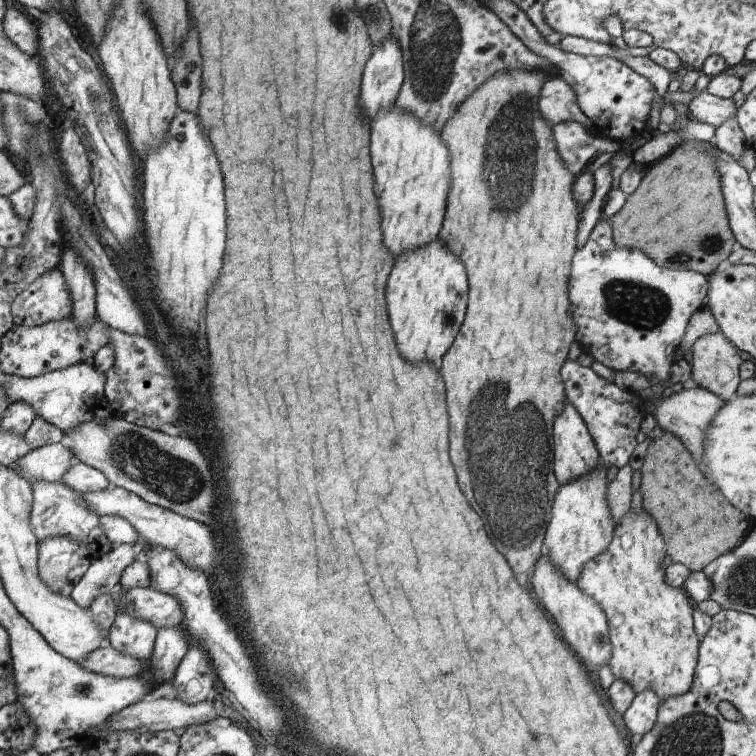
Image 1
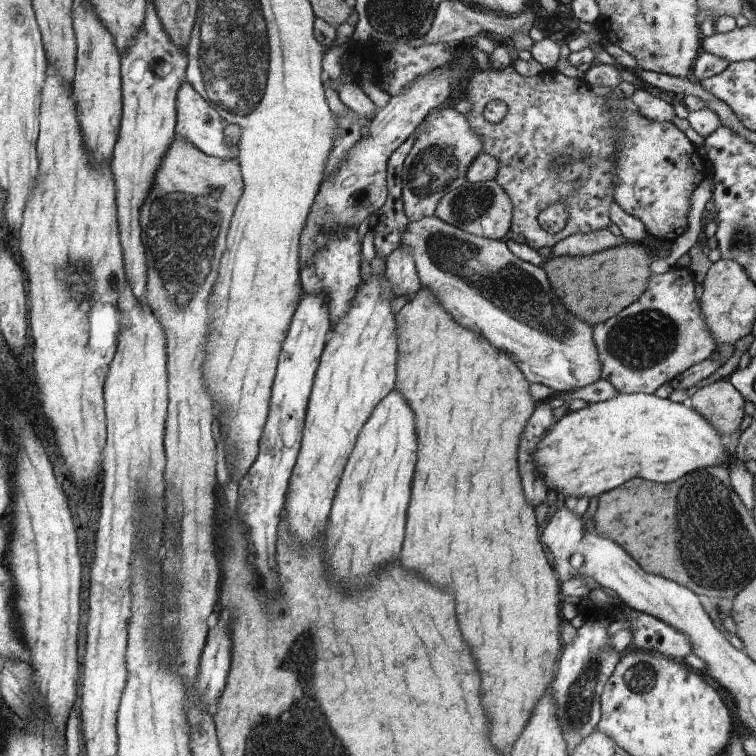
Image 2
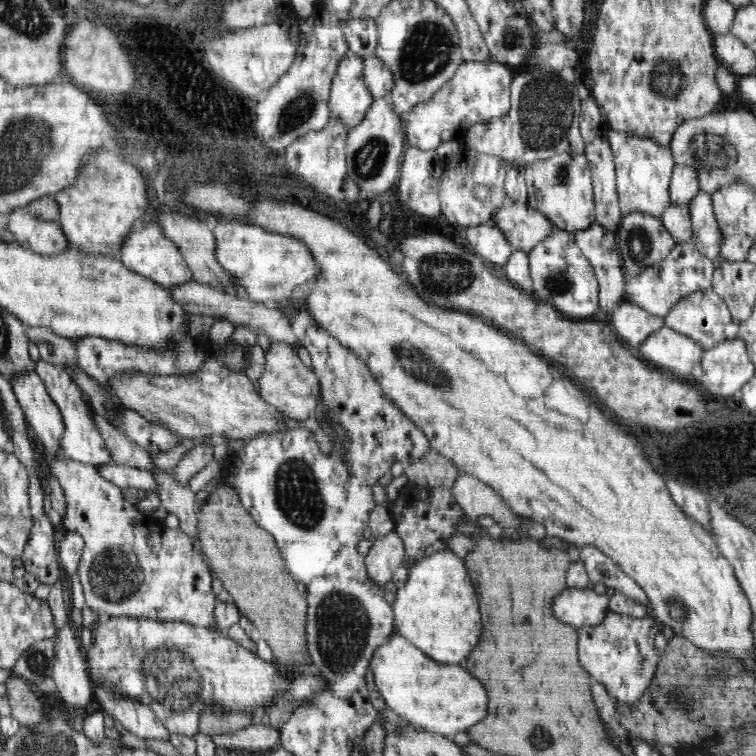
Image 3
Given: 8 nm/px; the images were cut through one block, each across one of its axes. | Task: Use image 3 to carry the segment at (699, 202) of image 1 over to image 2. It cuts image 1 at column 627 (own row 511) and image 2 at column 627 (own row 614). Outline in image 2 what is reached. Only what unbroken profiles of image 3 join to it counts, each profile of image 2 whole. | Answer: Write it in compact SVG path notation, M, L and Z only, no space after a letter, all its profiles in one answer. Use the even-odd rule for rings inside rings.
M625 242L624 245L587 257L556 257L550 255L542 264L551 286L568 310L592 326L606 322L642 296L646 286L648 254L642 244Z

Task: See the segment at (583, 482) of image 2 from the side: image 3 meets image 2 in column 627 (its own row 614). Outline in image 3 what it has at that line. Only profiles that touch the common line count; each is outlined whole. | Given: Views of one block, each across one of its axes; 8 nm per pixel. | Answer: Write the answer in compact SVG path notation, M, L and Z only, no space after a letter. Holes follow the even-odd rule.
M441 551L414 564L405 586L396 590L396 600L392 605L395 632L409 640L416 648L436 661L438 665L460 665L464 658L474 652L482 636L480 605L464 560L452 551Z

